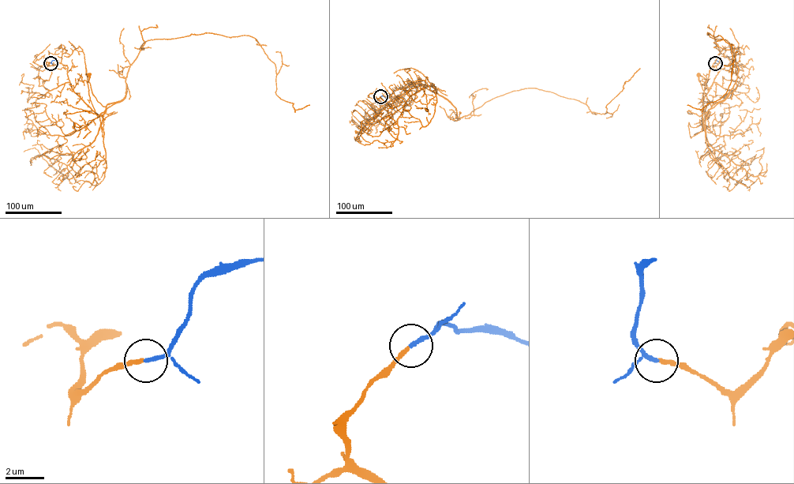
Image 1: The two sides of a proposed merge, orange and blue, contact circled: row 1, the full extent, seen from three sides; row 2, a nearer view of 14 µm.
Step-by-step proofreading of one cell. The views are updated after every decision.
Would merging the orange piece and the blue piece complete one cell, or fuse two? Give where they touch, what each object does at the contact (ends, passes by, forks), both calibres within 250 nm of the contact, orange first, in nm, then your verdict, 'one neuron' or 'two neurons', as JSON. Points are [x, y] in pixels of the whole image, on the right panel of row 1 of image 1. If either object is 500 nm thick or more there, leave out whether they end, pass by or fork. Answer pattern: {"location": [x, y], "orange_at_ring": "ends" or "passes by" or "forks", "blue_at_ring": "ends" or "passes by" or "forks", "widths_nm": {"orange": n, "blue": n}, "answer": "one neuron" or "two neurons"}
{"location": [715, 63], "orange_at_ring": "ends", "blue_at_ring": "ends", "widths_nm": {"orange": 200, "blue": 200}, "answer": "one neuron"}

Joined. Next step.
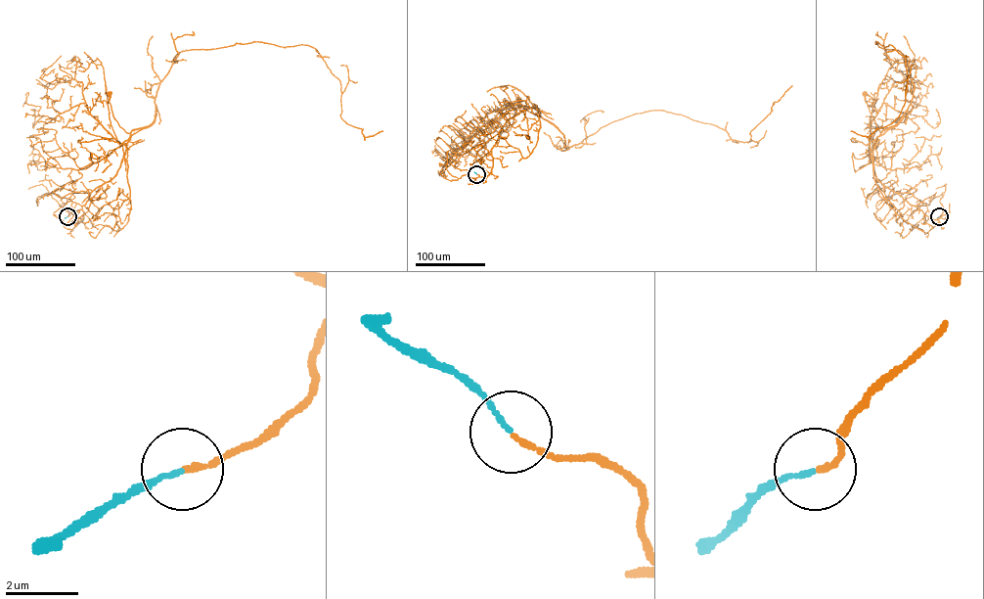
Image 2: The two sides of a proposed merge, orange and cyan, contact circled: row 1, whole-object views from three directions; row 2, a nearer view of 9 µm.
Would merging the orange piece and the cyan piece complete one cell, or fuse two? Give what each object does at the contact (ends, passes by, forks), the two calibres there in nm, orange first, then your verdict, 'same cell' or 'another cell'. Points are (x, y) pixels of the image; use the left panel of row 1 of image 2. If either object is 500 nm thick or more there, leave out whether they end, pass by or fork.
orange ends; cyan ends; calibres 140 and 110 nm; same cell

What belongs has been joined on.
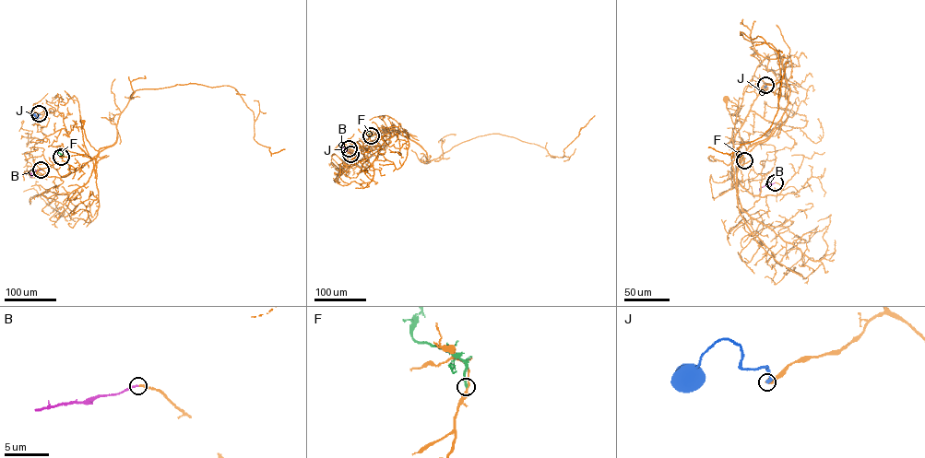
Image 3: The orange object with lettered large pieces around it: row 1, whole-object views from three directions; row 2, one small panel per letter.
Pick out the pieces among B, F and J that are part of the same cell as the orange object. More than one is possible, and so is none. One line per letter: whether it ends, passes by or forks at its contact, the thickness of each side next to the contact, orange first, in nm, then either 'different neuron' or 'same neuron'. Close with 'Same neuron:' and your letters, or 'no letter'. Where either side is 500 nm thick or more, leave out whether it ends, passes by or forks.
B: it ends there; 180 nm thick on the orange side, 160 nm on the other; same neuron
F: it ends there; 200 nm thick on the orange side, 220 nm on the other; different neuron
J: 500 nm thick on the orange side, 280 nm on the other; different neuron
Same neuron: B

